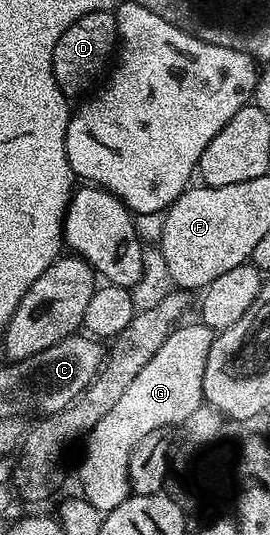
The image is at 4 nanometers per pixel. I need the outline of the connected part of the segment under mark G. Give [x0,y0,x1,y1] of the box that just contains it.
[78,321,216,513]

